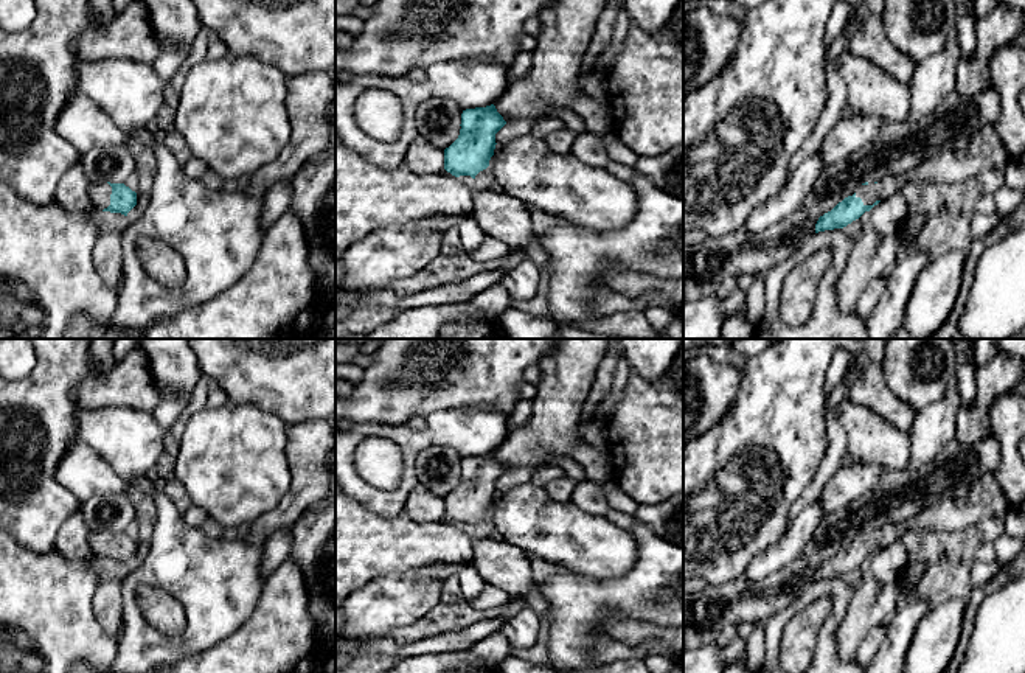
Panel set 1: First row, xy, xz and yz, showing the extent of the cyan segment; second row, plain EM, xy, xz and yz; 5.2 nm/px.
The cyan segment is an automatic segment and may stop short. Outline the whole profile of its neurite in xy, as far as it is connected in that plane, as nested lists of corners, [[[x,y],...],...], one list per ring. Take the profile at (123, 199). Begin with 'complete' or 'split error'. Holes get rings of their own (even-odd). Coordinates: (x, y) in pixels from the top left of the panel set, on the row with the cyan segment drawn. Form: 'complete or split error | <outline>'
split error | [[[93,182],[87,194],[95,208],[110,213],[127,213],[137,205],[137,193],[124,183]]]

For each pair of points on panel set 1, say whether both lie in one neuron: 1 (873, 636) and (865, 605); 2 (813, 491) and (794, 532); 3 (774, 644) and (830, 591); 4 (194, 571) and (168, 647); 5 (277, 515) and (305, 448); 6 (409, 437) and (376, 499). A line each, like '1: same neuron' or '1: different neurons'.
1: different neurons
2: different neurons
3: same neuron
4: same neuron
5: same neuron
6: same neuron

